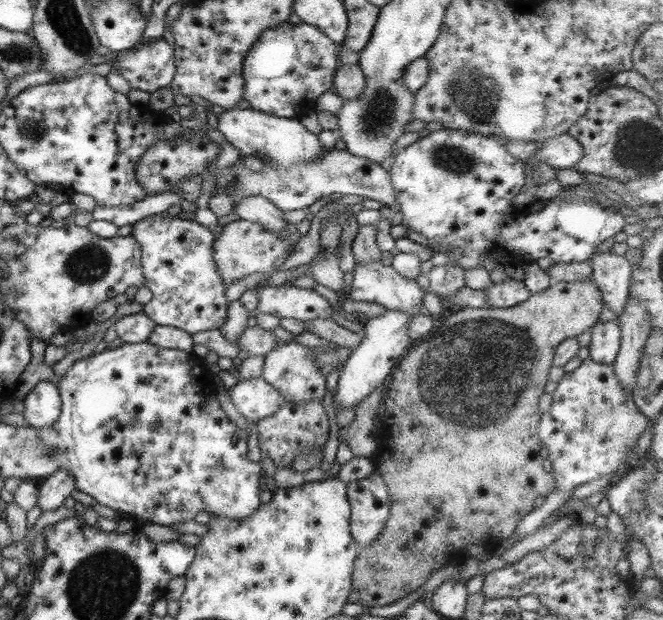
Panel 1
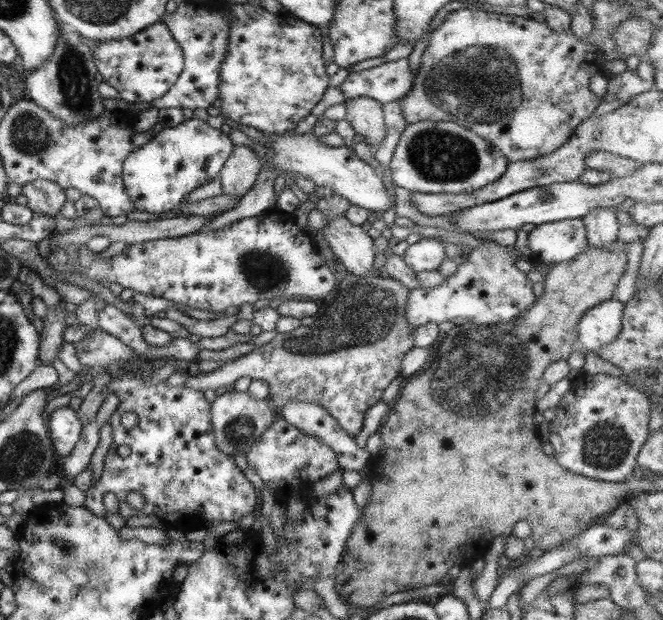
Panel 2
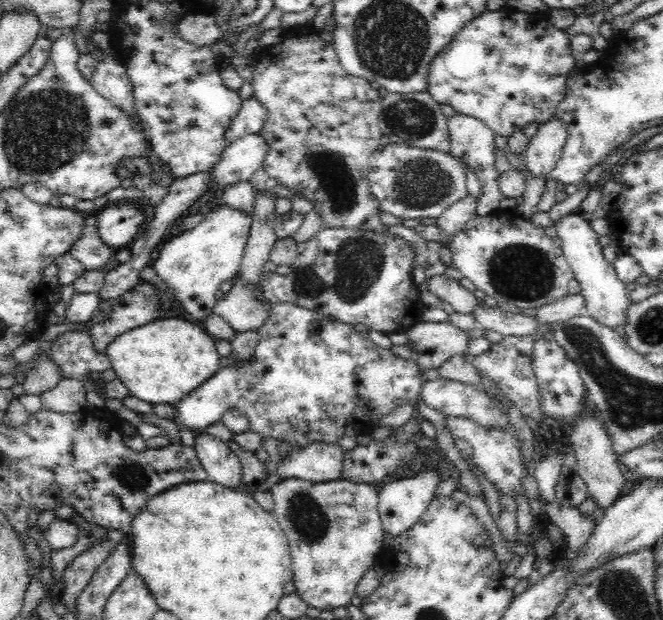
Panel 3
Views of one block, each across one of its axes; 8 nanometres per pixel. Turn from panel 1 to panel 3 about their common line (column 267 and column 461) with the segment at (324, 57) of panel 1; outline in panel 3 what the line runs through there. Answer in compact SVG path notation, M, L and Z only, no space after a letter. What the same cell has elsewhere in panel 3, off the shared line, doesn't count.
M510 8L486 11L468 22L432 59L428 69L427 94L442 106L452 106L458 114L481 120L495 135L509 137L529 122L542 124L553 117L556 106L564 98L570 72L580 67L574 61L574 55L576 57L569 47L568 35L552 27L547 18L538 20L530 13L512 12Z

